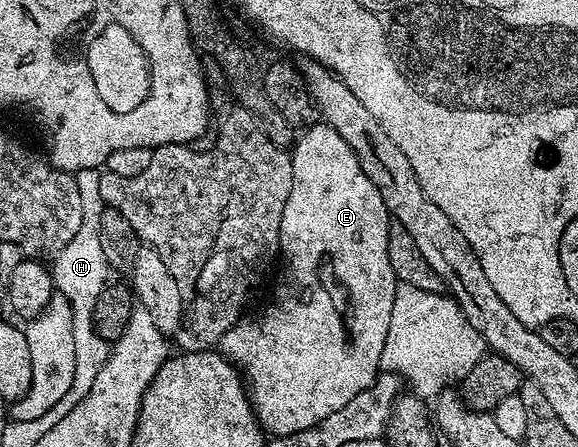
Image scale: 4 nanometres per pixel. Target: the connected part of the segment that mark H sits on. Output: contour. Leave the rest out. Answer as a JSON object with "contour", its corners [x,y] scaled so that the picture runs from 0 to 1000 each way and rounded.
{"contour":[[[170,376],[137,380],[128,389],[140,438],[140,506],[133,512],[133,528],[126,530],[126,537],[119,539],[109,559],[97,564],[88,584],[97,649],[116,662],[125,687],[126,756],[131,781],[131,841],[126,848],[125,870],[100,902],[99,915],[104,926],[121,922],[140,888],[152,884],[154,872],[161,866],[161,855],[168,848],[168,834],[180,821],[176,812],[171,812],[171,785],[178,785],[178,799],[185,805],[192,783],[187,761],[175,756],[166,745],[159,718],[168,667],[185,640],[192,615],[190,597],[182,579],[182,564],[175,550],[175,477],[183,463],[183,454],[175,441],[175,391],[176,385]]]}

